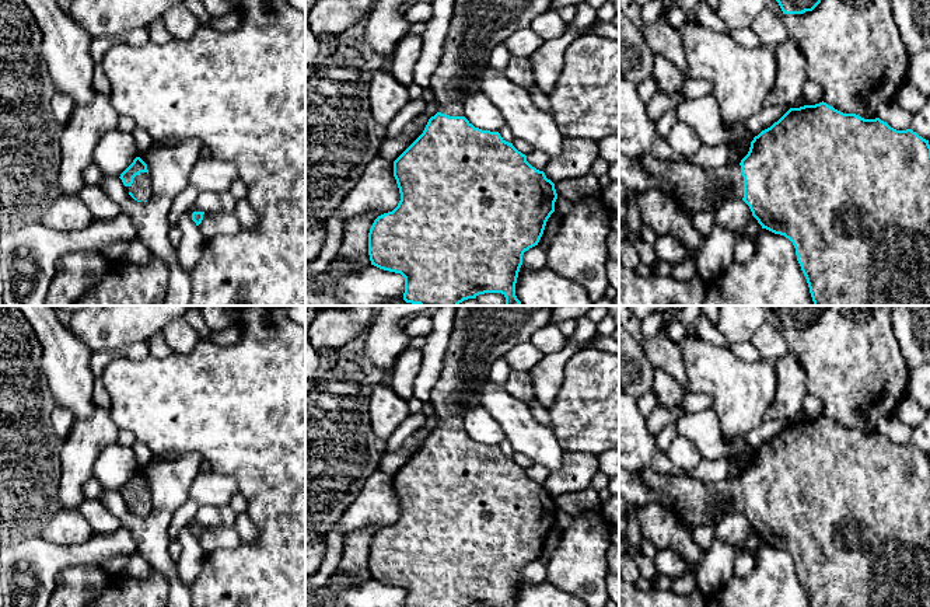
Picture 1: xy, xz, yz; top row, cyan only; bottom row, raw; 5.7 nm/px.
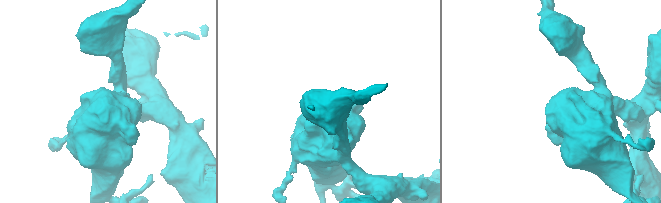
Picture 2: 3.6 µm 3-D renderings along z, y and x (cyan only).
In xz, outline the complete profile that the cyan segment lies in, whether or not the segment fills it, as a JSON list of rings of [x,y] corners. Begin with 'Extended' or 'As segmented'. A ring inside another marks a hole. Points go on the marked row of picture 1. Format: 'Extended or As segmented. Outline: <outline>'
Extended. Outline: [[[455,0],[454,3],[444,52],[430,83],[430,88],[438,102],[438,112],[429,119],[423,133],[394,161],[394,177],[399,188],[401,200],[392,212],[377,217],[368,233],[371,265],[401,273],[405,278],[403,300],[406,303],[419,306],[458,306],[464,300],[476,299],[479,294],[501,293],[506,297],[506,306],[524,306],[515,296],[515,283],[522,265],[522,255],[529,248],[538,245],[546,221],[555,212],[555,202],[557,199],[555,184],[546,178],[543,171],[532,167],[527,161],[527,156],[518,151],[513,143],[506,142],[499,132],[475,128],[464,116],[464,102],[468,95],[480,91],[479,80],[489,64],[492,50],[497,45],[504,43],[514,32],[529,28],[535,18],[549,10],[552,10],[552,0]]]

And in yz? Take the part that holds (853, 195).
Extended. Outline: [[[822,101],[790,108],[777,122],[754,137],[748,154],[735,165],[707,170],[690,163],[662,161],[653,156],[636,161],[655,175],[660,191],[669,195],[690,216],[698,212],[714,212],[727,199],[742,199],[762,229],[793,243],[814,306],[930,306],[930,144],[912,129],[896,130],[880,118],[864,119],[856,114],[843,114]]]

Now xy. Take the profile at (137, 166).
Extended. Outline: [[[136,157],[119,177],[129,195],[137,202],[147,202],[151,196],[151,179],[147,164]]]

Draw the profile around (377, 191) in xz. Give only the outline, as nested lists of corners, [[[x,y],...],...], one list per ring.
[[[377,157],[366,165],[357,184],[339,205],[342,223],[346,226],[350,220],[370,212],[377,212],[380,216],[392,212],[399,200],[394,163]]]

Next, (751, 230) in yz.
[[[752,216],[752,219],[742,229],[738,230],[737,237],[755,240],[758,237],[758,234],[761,233],[761,230],[762,230],[762,226]]]

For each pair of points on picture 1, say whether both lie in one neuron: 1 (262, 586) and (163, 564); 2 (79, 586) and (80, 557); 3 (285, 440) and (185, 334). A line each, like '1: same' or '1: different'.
1: different
2: different
3: different

